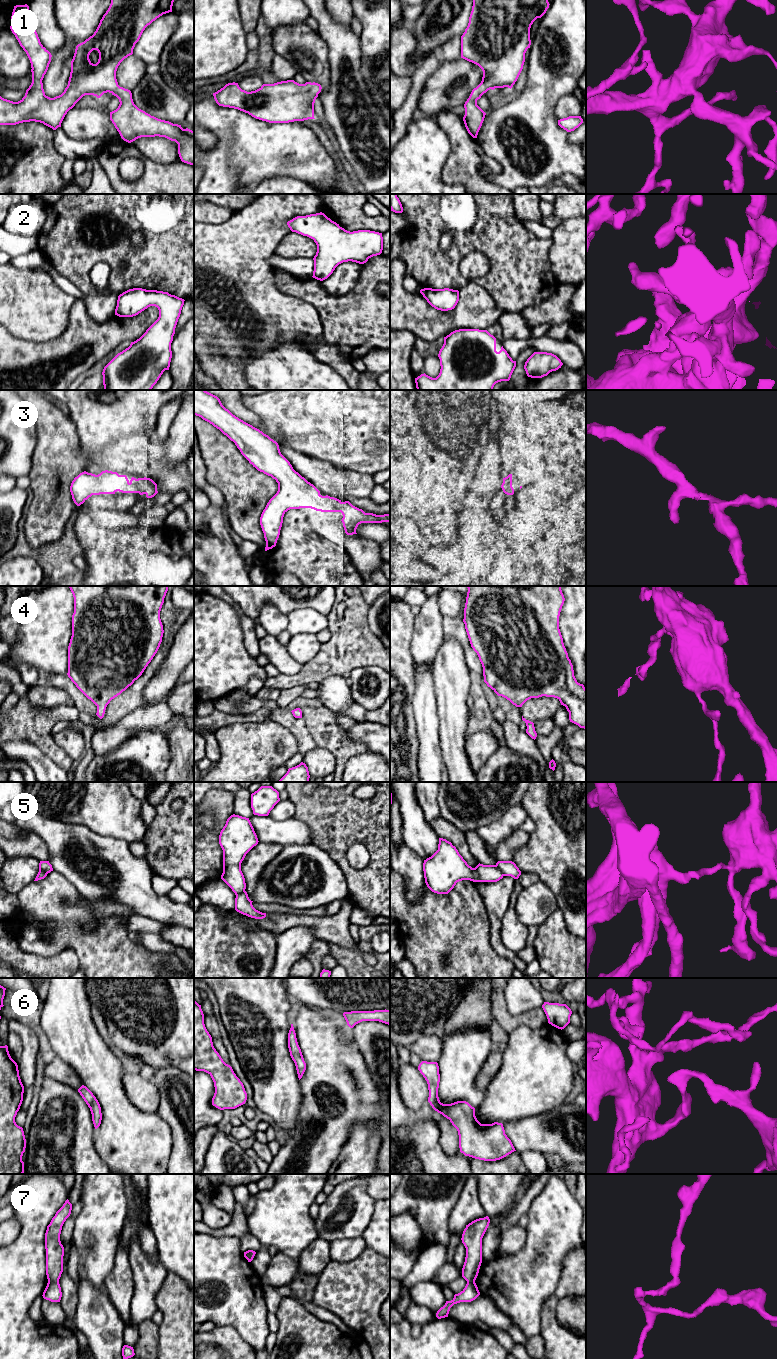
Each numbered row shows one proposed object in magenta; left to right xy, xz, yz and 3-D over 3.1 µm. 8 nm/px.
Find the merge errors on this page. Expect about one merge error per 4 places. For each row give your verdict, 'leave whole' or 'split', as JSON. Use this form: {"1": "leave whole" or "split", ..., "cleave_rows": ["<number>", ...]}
{"1": "leave whole", "2": "leave whole", "3": "leave whole", "4": "leave whole", "5": "split", "6": "leave whole", "7": "split", "cleave_rows": ["5", "7"]}

